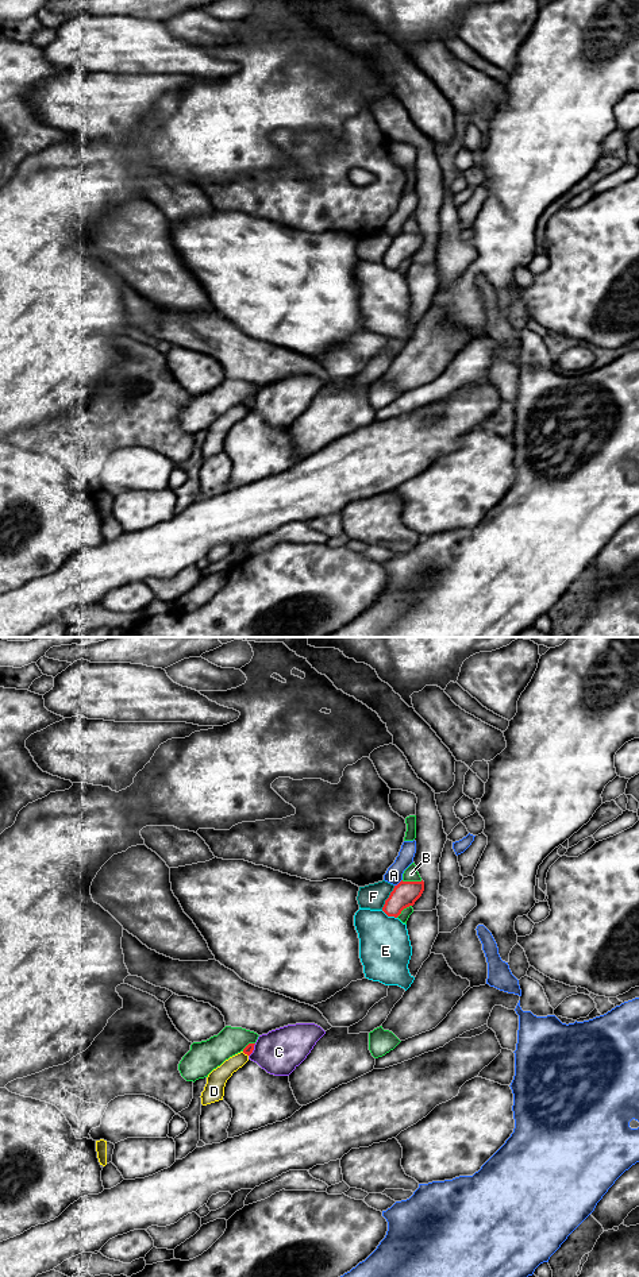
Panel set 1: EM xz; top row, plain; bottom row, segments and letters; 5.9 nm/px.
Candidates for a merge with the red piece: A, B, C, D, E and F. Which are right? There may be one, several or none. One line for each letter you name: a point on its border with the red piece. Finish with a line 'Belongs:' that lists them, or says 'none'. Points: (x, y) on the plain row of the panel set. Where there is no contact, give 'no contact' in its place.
Belongs: none

